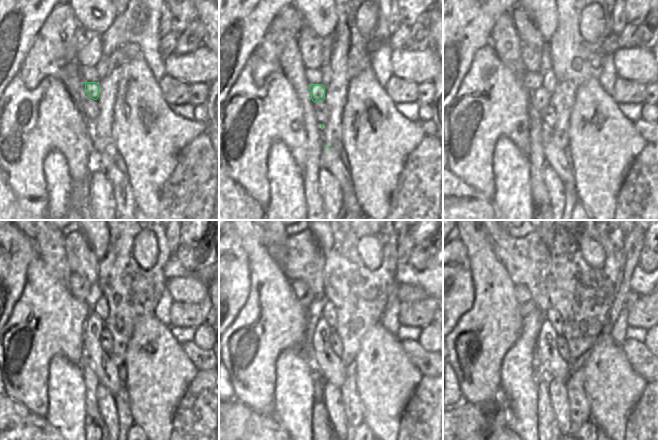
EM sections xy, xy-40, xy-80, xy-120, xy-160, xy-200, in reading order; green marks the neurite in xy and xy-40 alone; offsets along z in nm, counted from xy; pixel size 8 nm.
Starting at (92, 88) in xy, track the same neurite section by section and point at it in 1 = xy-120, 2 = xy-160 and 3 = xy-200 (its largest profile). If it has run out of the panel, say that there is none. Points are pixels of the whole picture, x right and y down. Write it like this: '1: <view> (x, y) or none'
1: xy-120 (101, 360)
2: xy-160 (324, 358)
3: xy-200 (546, 349)

